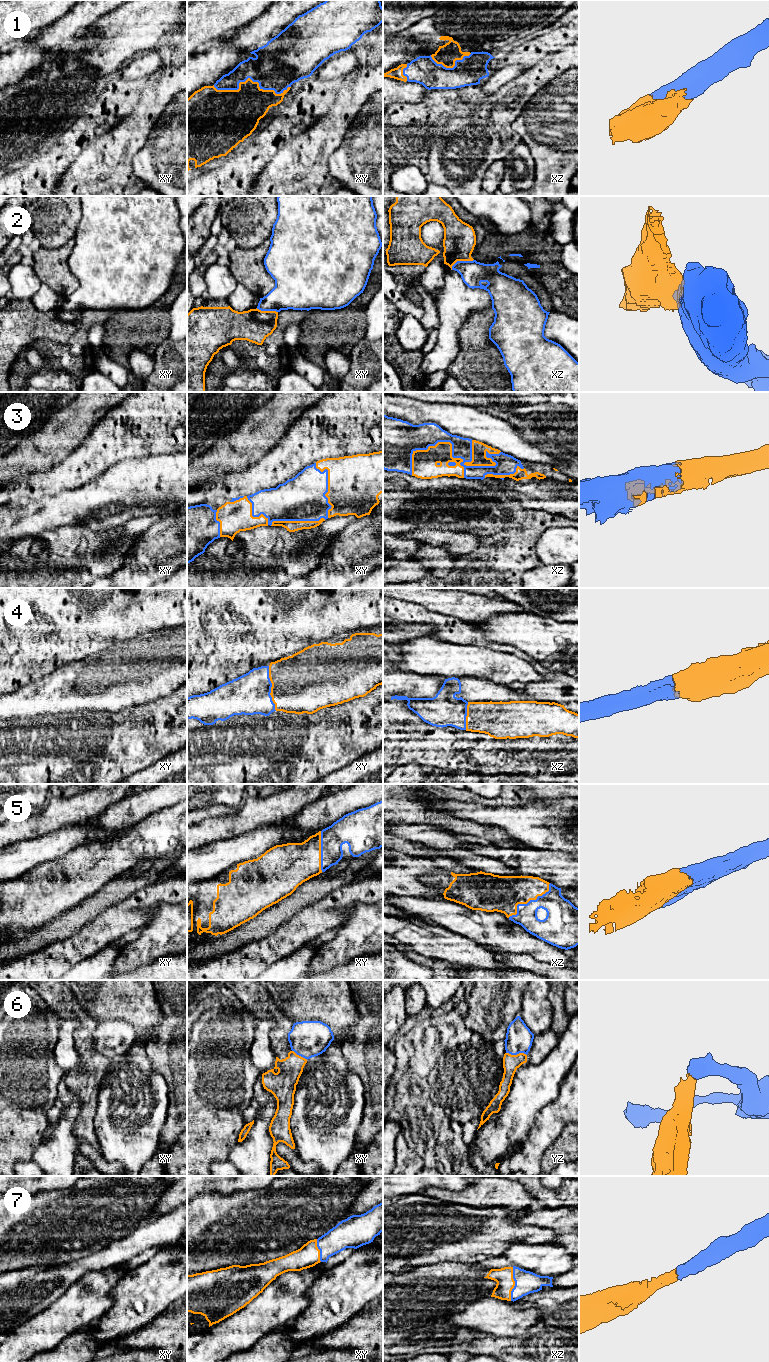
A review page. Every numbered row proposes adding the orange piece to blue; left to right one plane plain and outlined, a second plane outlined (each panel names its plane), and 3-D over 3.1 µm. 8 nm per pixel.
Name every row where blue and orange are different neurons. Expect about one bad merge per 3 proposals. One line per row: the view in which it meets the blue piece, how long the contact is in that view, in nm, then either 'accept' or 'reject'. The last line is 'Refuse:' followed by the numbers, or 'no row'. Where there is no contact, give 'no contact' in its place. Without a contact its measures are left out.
1: contact in xy; length 600 nm; accept
2: contact in xz; length 200 nm; reject
3: contact in xz; length 750 nm; accept
4: contact in xy; length 360 nm; accept
5: contact in xz; length 440 nm; accept
6: contact in yz; length 170 nm; reject
7: contact in xz; length 280 nm; accept
Refuse: 2, 6

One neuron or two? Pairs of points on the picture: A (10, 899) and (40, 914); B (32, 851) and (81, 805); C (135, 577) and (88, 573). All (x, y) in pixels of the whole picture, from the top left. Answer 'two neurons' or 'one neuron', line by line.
A: one neuron
B: two neurons
C: two neurons

